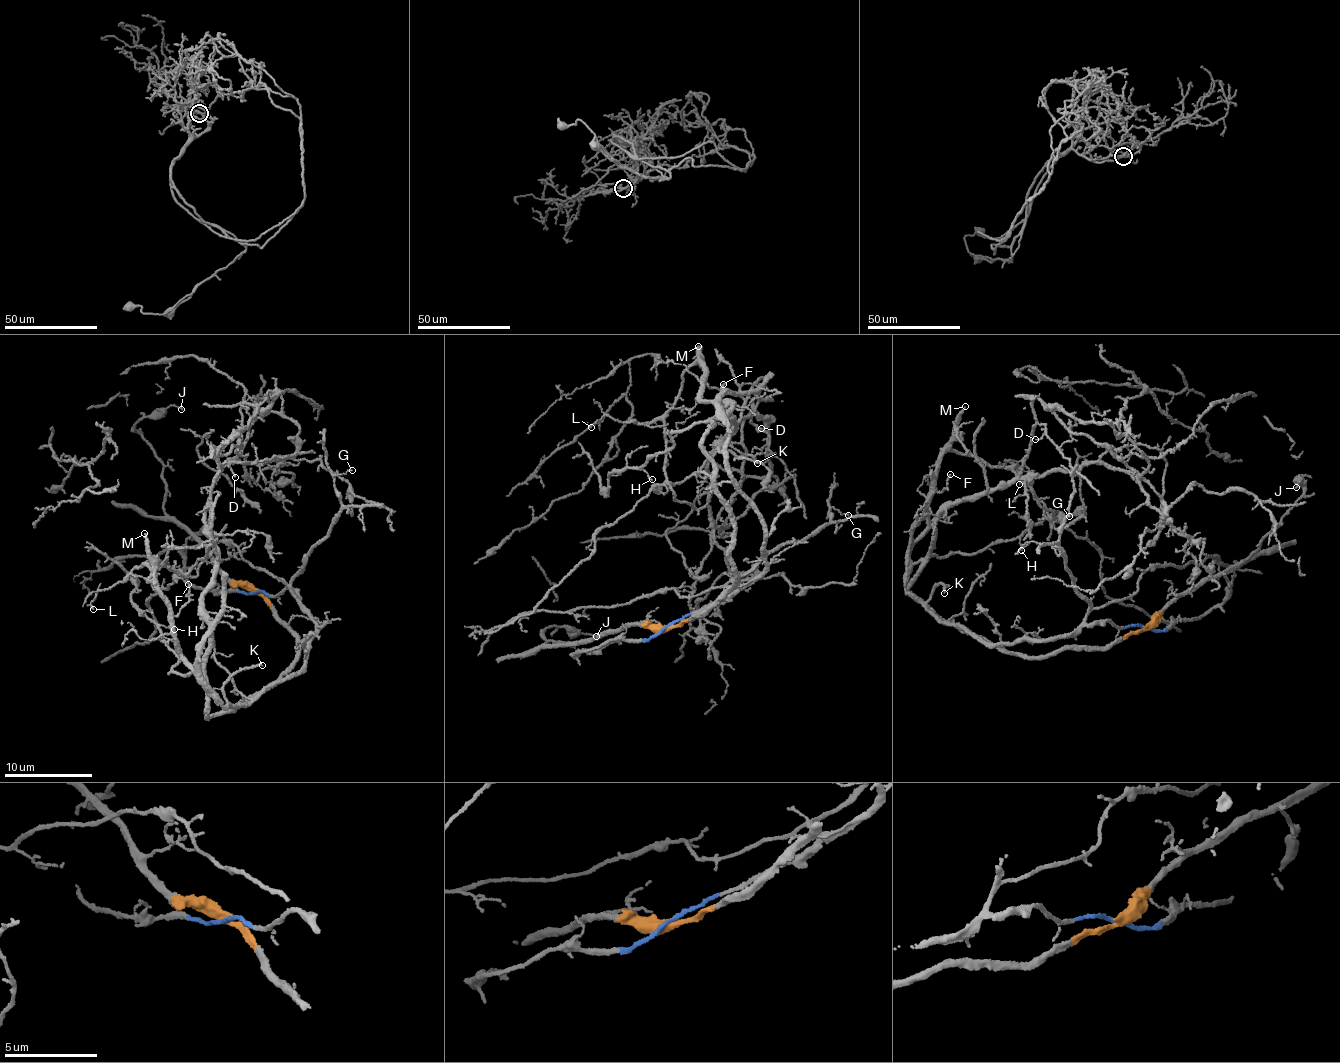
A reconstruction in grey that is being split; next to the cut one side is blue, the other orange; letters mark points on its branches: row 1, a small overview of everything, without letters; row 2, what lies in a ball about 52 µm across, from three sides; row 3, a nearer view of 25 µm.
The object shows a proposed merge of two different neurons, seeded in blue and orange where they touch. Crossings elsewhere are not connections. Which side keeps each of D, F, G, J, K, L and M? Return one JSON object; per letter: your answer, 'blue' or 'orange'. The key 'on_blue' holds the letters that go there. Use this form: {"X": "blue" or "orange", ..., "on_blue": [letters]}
{"D": "orange", "F": "blue", "G": "blue", "J": "orange", "K": "blue", "L": "blue", "M": "blue", "on_blue": ["F", "G", "K", "L", "M"]}

